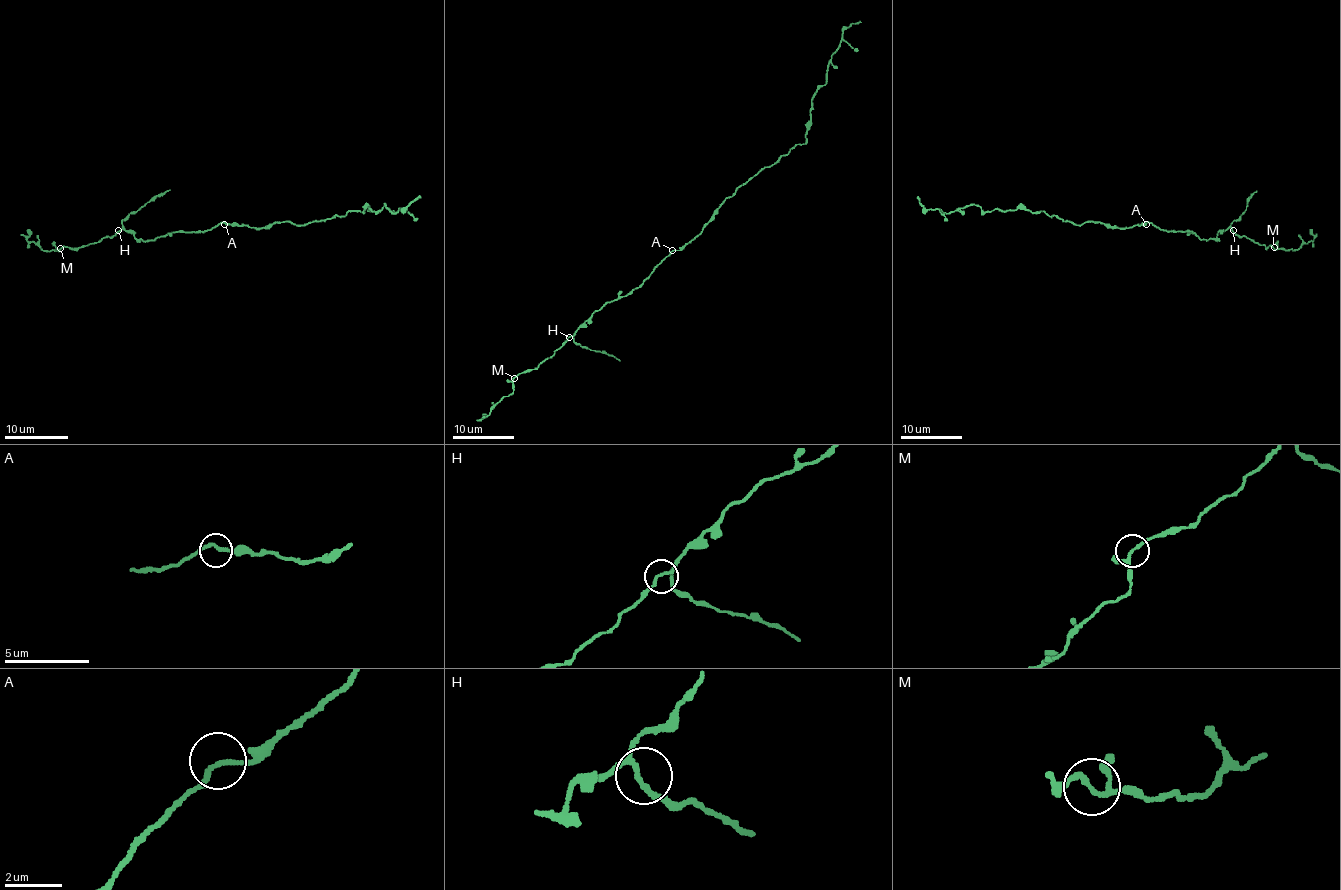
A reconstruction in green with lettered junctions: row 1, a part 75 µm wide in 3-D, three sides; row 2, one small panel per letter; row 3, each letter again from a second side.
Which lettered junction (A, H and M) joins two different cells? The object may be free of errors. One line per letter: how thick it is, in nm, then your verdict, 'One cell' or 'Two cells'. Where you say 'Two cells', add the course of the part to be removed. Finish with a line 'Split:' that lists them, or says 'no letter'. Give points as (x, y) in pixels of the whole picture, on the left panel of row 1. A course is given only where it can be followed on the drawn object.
A: Thickness 170 nm. One cell
H: Thickness 140 nm. One cell
M: Thickness 150 nm. One cell
Split: no letter

